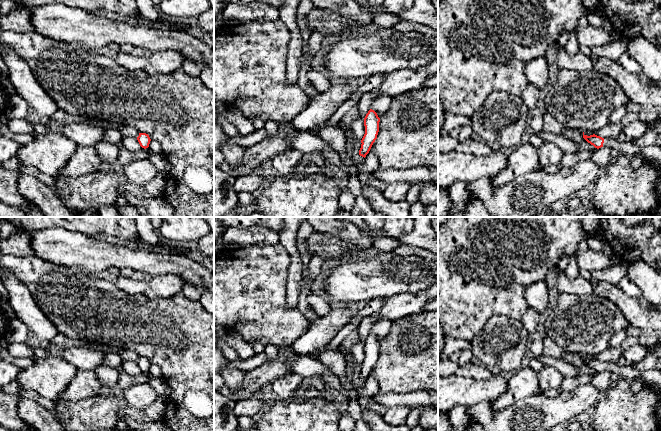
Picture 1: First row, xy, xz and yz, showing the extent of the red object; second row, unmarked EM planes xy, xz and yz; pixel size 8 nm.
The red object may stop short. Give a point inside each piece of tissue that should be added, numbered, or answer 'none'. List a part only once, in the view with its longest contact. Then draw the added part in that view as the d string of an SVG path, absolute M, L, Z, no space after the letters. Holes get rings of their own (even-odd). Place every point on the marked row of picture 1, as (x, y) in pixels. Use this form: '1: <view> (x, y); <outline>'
1: yz (627, 148); M604 138L603 146L610 147L615 153L624 154L630 159L640 153L644 158L661 162L661 146L658 145L636 146L630 141L619 142L613 138Z

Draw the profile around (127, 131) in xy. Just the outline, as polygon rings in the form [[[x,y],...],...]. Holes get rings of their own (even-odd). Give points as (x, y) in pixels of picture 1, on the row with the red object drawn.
[[[124,125],[124,126],[119,127],[119,130],[123,137],[137,138],[139,136],[139,131],[132,126]]]

